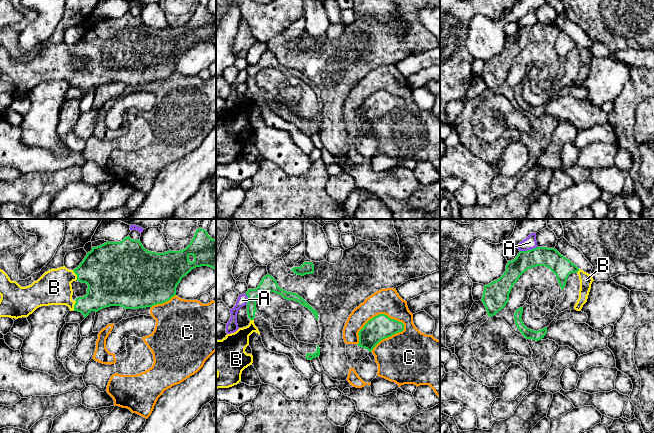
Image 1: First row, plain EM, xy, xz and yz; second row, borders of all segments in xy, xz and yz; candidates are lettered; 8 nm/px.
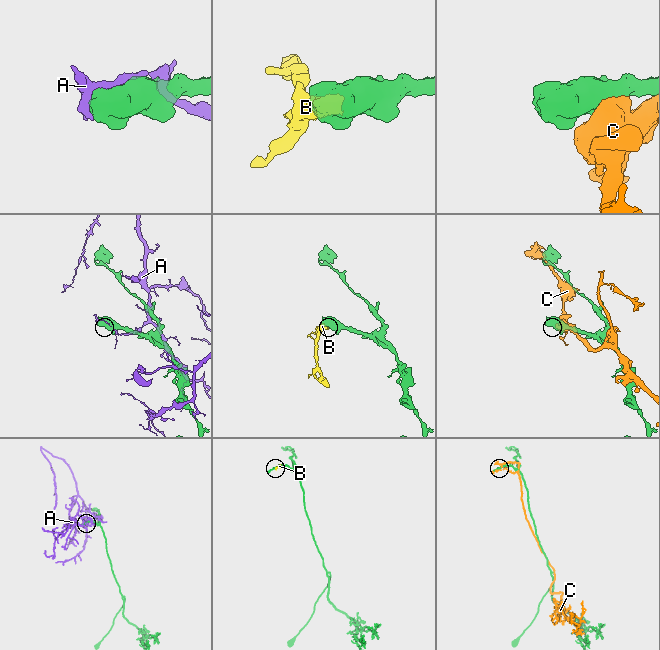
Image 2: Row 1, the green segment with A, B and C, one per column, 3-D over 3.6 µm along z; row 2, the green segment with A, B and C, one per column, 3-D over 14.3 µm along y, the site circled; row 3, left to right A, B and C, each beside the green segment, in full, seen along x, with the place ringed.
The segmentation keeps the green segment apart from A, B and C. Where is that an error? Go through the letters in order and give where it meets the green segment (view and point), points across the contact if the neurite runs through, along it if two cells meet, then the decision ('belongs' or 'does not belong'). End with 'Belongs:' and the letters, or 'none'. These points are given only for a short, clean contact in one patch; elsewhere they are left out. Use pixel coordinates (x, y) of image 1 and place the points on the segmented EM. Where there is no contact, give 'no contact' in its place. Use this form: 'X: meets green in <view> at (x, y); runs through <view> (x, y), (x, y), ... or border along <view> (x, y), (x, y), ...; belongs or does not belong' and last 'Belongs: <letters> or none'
A: meets green in yz at (528, 250); does not belong
B: meets green in xy at (76, 274); belongs
C: meets green in xz at (375, 316); does not belong
Belongs: B

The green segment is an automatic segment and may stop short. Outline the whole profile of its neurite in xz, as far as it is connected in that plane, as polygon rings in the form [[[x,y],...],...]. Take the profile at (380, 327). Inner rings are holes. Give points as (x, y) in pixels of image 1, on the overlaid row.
[[[379,314],[370,319],[359,331],[357,345],[371,352],[381,340],[403,330],[404,324],[402,322],[391,319],[385,314]]]

